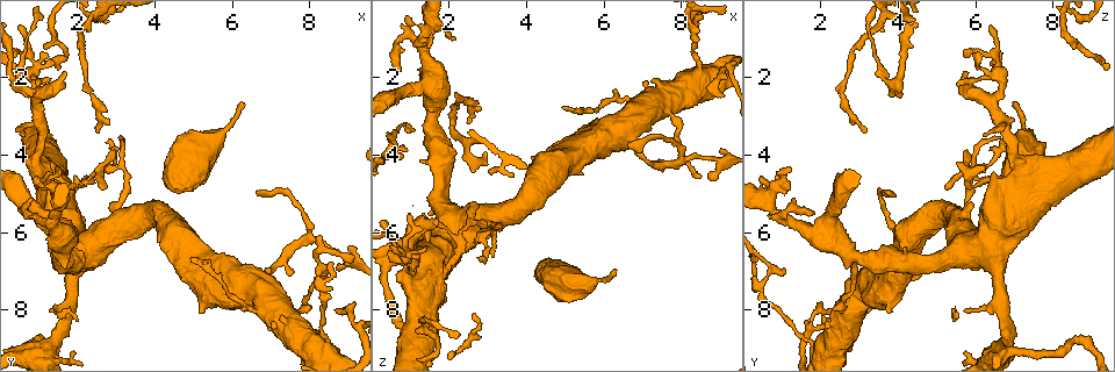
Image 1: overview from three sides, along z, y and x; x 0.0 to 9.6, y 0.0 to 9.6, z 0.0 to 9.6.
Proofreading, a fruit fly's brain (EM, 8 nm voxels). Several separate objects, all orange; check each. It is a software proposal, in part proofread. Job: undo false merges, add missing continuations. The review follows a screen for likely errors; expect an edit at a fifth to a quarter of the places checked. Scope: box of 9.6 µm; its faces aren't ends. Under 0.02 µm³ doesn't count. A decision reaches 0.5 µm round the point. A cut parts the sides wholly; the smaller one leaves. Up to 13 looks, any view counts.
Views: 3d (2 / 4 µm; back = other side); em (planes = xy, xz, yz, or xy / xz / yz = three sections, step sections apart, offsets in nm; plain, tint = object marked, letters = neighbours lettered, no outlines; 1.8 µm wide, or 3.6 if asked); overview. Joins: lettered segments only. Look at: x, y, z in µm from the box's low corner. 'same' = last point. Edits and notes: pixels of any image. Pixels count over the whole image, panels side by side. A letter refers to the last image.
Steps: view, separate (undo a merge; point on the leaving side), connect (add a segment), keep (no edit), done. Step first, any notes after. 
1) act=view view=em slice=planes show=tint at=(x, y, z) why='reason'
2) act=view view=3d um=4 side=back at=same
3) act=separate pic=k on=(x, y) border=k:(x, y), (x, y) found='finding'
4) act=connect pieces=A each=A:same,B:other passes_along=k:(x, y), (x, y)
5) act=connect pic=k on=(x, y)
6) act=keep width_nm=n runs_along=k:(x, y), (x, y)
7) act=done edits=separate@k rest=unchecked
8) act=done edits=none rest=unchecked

act=view view=em um=3.6 slice=planes show=letters at=(6.25, 2.60, 7.00) why='tapers out'

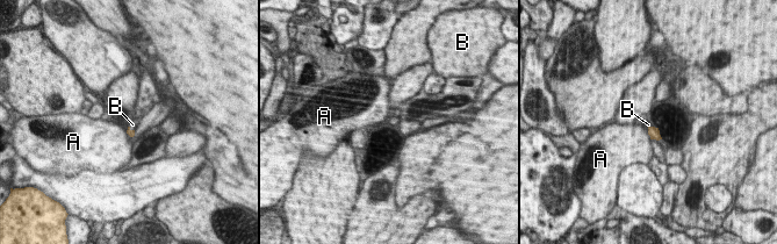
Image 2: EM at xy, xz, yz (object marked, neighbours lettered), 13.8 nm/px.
act=connect pieces=B each=A:other,B:same passes_along=2:(131, 133), (131, 130), (132, 124) found='the cell continues'

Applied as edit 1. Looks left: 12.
act=view view=3d um=4 at=(3.10, 5.50, 5.80) why='thick turns thin'

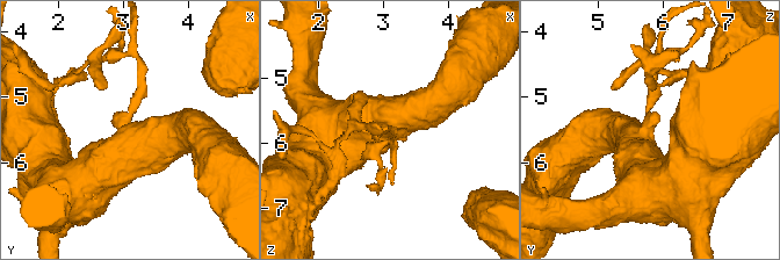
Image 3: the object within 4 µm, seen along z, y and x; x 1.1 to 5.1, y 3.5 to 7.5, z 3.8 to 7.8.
act=view view=em um=3.6 slice=planes show=letters at=(3.05, 5.50, 5.75) why='need the tissue'

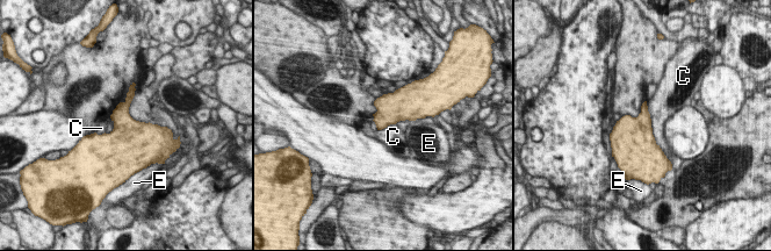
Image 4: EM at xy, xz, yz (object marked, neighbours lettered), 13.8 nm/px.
act=keep width_nm=360 longest_contact=C:750nm each=C:other,E:other found='all the same cell'

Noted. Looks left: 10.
act=view view=3d um=4 at=(1.65, 1.80, 5.65) why='free end'

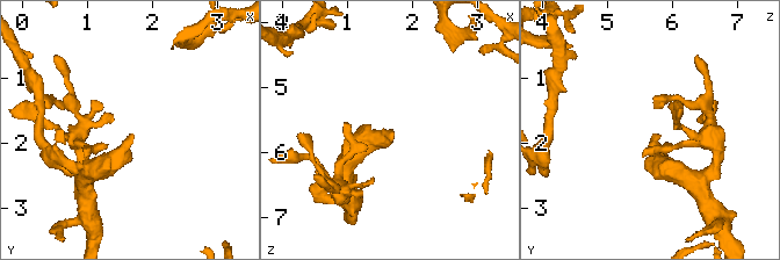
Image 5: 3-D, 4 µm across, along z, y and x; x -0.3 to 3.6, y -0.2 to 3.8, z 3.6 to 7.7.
act=view view=em slice=planes show=letters at=(1.70, 1.85, 5.65) why='shape alone is not enough'

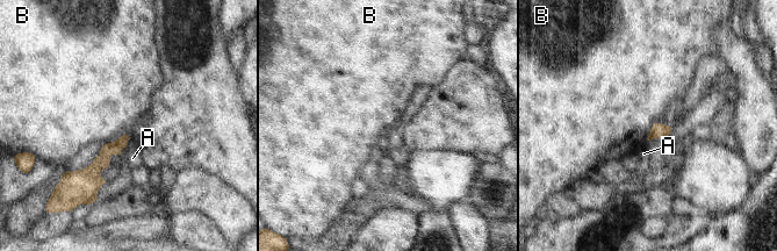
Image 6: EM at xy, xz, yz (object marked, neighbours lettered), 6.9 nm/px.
act=keep each=A:other,B:other runs_along=6:(124, 138), (90, 172), (80, 172) found='no lettered segment goes on from it'

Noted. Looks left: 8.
act=view view=3d um=4 at=(7.40, 7.10, 4.15) why='thin end'

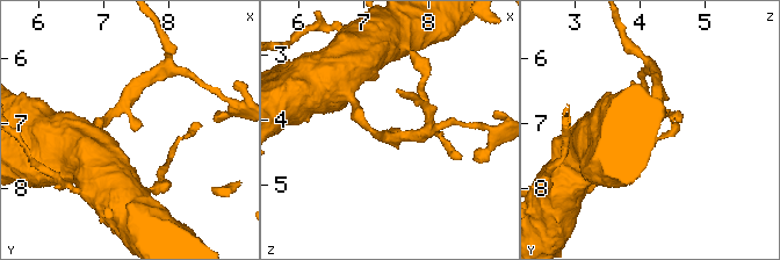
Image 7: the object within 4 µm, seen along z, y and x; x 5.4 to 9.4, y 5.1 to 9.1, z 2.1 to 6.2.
act=view view=em slice=planes show=letters at=(7.50, 7.15, 4.15) arm_widths_nm=170,200

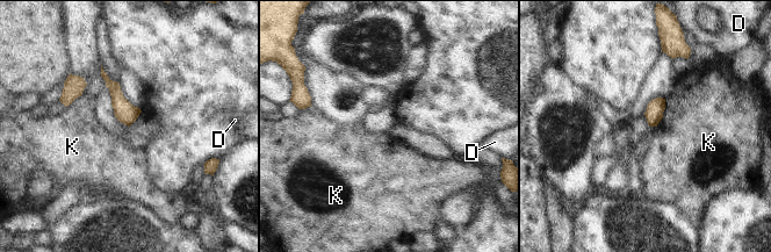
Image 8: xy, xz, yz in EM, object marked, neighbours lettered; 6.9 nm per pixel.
act=keep each=D:other,K:other border=8:(665, 99), (663, 117), (656, 127) found='no lettered segment goes on from it'

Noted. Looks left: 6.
act=view view=overview why='see it whole again'

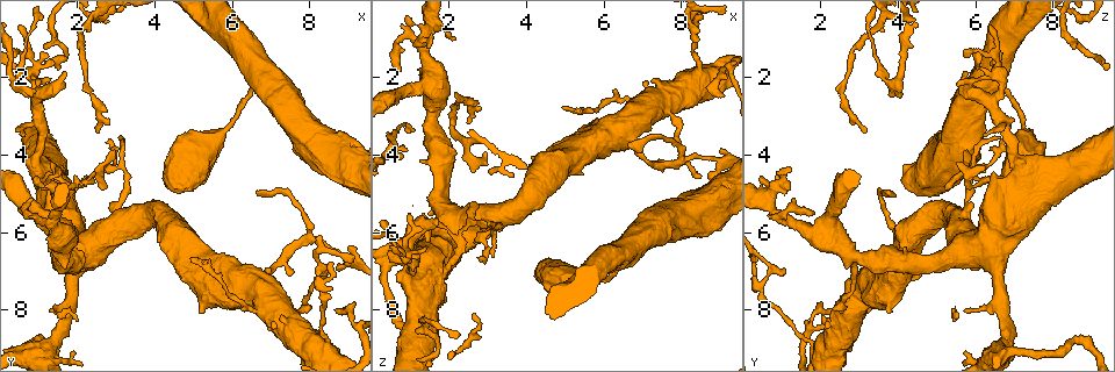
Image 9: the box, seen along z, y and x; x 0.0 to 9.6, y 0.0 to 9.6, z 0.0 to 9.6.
act=view view=3d um=4 at=(6.65, 8.00, 2.65) why='thick turns thin'

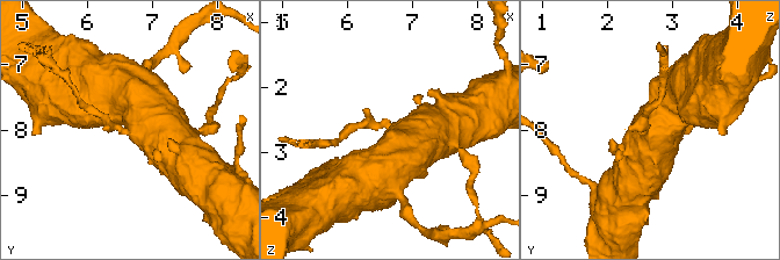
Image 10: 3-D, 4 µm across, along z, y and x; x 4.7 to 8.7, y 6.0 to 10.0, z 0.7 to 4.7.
act=view view=em um=3.6 slice=yz step=4 show=tint at=(6.55, 8.05, 2.60) why='shape alone is not enough'

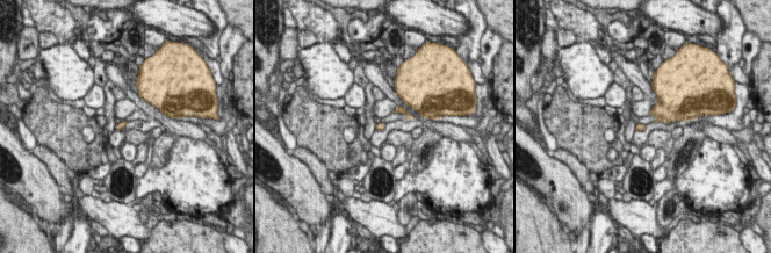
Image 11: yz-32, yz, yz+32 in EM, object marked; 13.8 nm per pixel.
act=view view=em um=3.6 slice=planes show=letters at=same

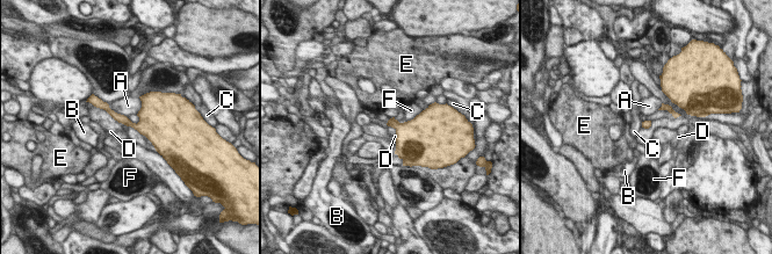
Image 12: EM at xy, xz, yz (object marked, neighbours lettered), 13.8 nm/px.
act=keep width_nm=120 each=A:other,B:other,C:other,D:other,E:other,F:other border=12:(95, 106), (105, 109), (120, 123) found='all the same cell'

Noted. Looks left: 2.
act=done edits=connect@2 rest=unchecked

